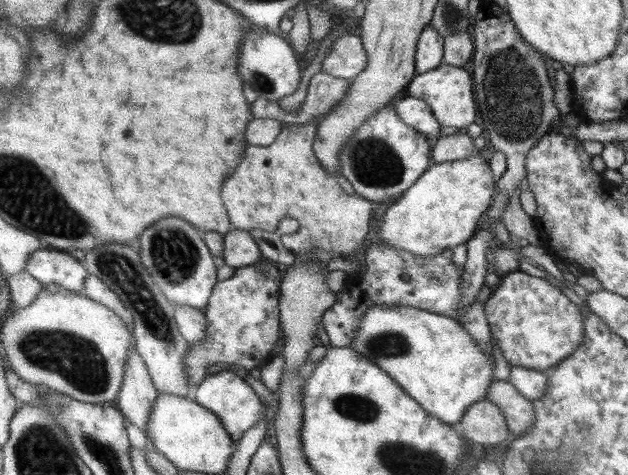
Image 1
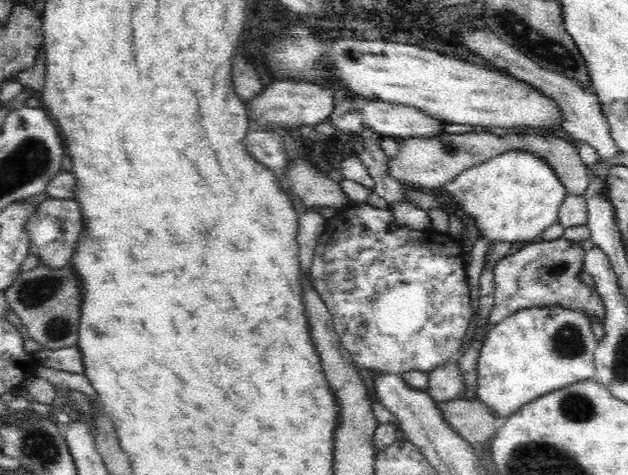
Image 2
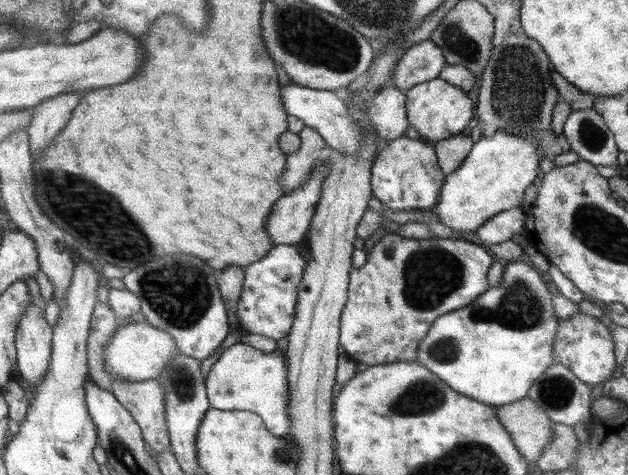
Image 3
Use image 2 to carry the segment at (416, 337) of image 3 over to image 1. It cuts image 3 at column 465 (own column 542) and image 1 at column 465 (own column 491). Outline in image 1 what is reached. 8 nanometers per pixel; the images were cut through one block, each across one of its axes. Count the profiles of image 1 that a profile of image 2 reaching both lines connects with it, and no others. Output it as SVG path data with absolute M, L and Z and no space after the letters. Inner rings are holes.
M383 242L366 248L364 262L366 272L359 276L352 275L347 279L338 292L336 304L326 309L322 316L322 326L324 332L328 334L331 346L338 348L350 346L352 337L360 325L360 319L368 307L379 304L400 305L462 319L462 324L470 332L474 344L478 344L478 348L482 348L482 352L486 352L486 356L492 358L494 346L492 332L484 312L484 302L475 300L466 310L460 310L463 268L458 268L442 253L434 256L414 256L392 249Z

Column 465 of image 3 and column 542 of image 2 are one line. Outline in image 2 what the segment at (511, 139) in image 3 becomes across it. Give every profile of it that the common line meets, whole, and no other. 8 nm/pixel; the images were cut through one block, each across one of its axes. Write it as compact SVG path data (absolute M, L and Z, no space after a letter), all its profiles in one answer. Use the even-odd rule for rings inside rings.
M506 150L485 163L463 170L442 186L473 218L479 234L494 242L534 242L549 226L557 223L560 205L567 196L565 186L552 167L525 150Z

